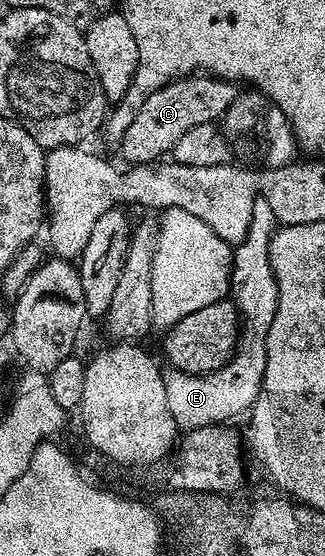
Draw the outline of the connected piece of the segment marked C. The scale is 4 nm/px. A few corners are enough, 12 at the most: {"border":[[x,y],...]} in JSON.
{"border":[[204,74],[165,84],[117,143],[158,163],[189,128],[222,119],[236,83]]}

